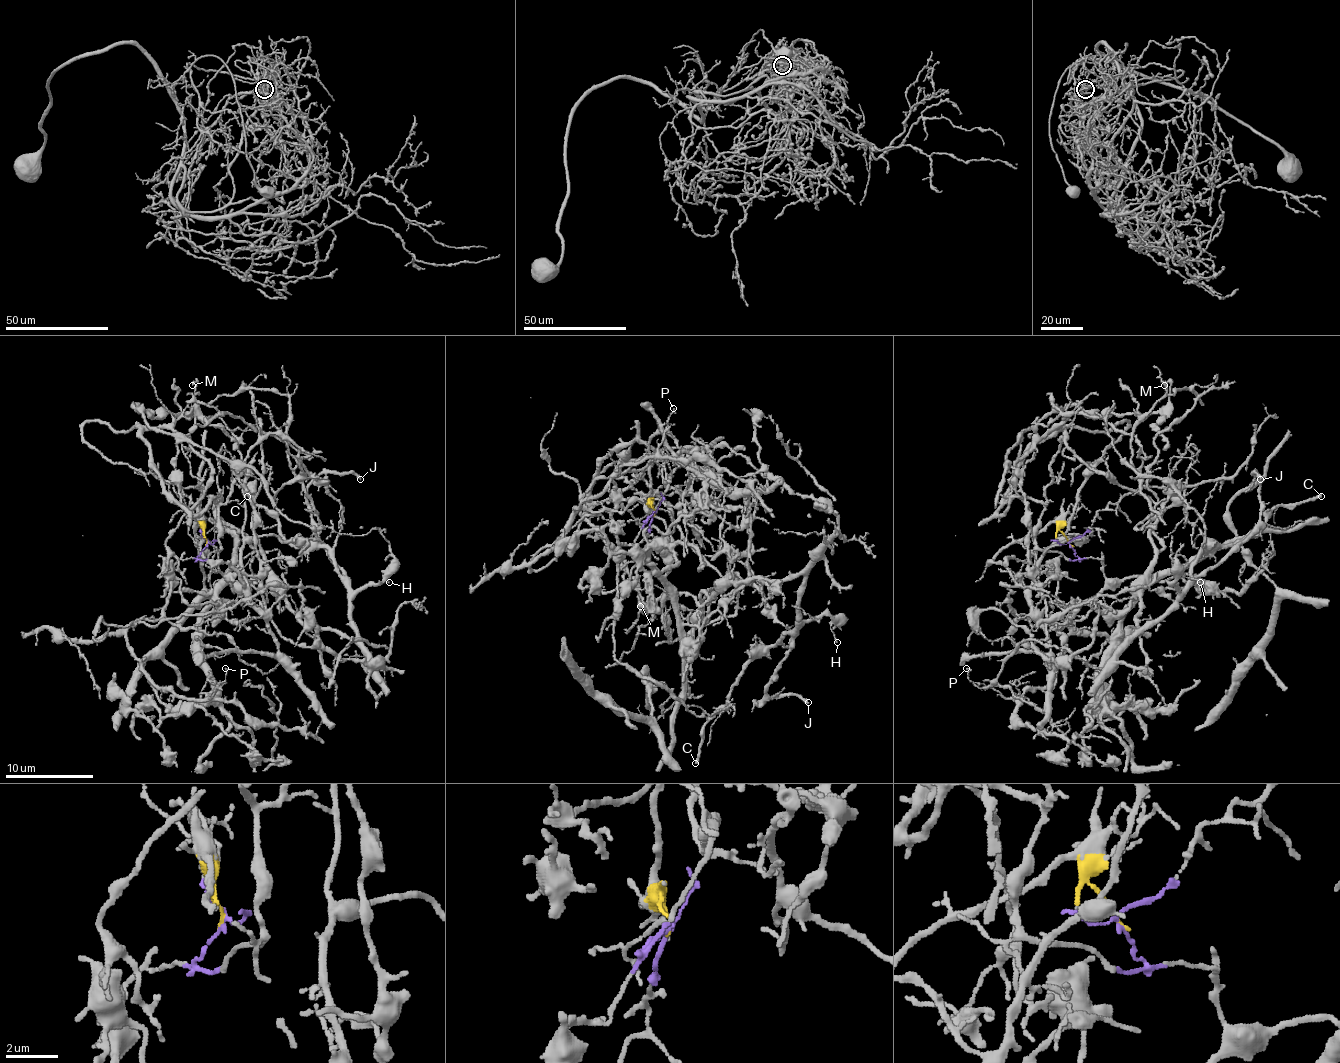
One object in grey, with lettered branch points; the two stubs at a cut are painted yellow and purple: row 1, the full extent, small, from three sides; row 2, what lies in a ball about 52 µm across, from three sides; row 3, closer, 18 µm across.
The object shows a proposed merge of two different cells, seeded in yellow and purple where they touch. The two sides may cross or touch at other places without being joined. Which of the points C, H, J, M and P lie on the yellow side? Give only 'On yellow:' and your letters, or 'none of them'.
On yellow: C, H, J, M

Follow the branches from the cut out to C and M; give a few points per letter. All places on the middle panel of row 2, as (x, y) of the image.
C: (655, 512), (666, 433), (708, 470), (609, 464), (583, 512), (642, 602), (804, 576), (694, 762)
M: (655, 512), (648, 442), (666, 433), (708, 470), (675, 448), (609, 464), (583, 516), (624, 562), (640, 606)

